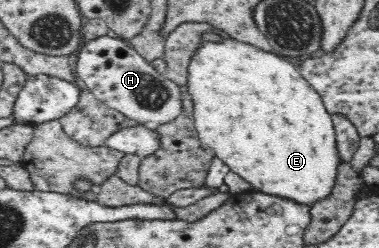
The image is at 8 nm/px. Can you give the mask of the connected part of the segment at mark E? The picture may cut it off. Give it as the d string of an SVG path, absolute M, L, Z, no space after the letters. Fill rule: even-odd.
M231 37L221 38L220 41L201 40L199 48L195 50L195 54L189 60L187 82L183 90L186 96L193 101L194 126L198 133L198 140L209 147L213 156L223 161L232 172L239 174L241 178L249 182L254 191L280 196L281 198L288 197L289 200L294 200L294 202L311 205L330 195L335 185L337 166L341 163L336 148L337 140L332 116L328 114L321 95L301 76L298 67L287 61L285 57L257 48L248 42L239 42Z

